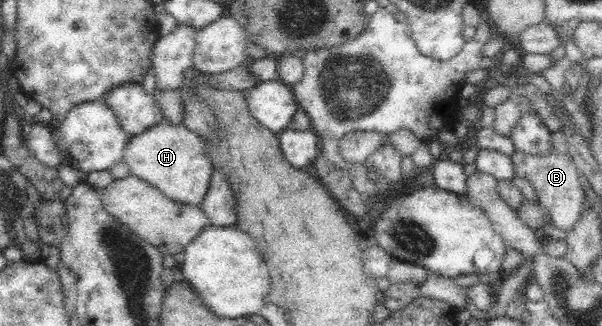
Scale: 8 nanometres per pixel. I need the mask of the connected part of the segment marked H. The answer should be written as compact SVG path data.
M163 119L155 127L129 138L122 161L129 165L130 175L136 176L153 185L163 195L187 205L200 206L210 186L213 177L213 164L207 153L205 143L183 124L171 124Z

